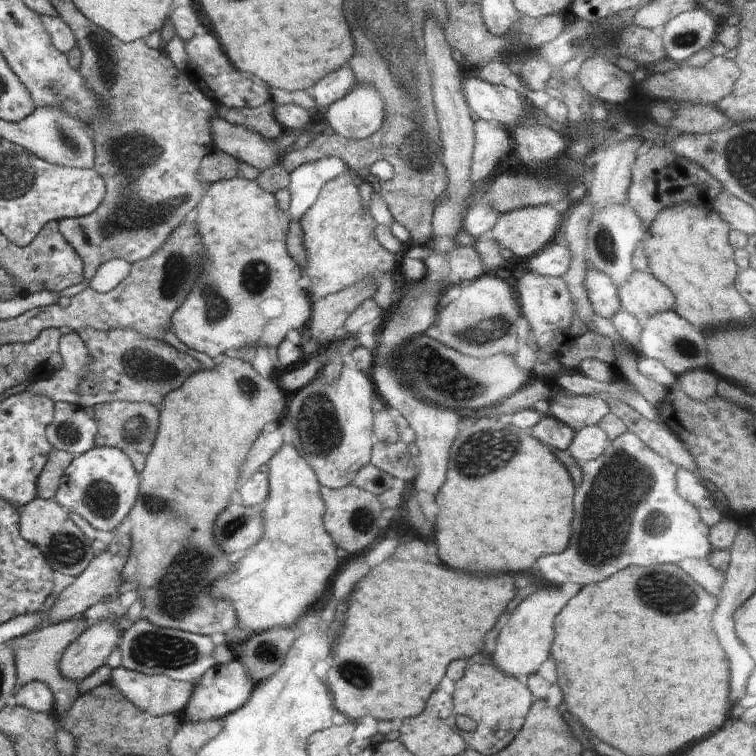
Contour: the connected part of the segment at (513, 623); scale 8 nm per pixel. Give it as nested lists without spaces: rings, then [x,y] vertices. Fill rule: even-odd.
[[[547,586],[544,590],[538,589],[526,597],[518,606],[514,614],[504,624],[500,632],[498,646],[494,650],[494,664],[505,675],[515,677],[530,674],[538,668],[538,664],[550,656],[550,646],[554,640],[554,618],[556,614],[568,604],[568,596],[558,586]]]

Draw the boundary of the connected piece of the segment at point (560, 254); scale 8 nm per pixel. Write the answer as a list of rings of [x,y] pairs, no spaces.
[[[552,242],[528,260],[528,268],[547,277],[562,277],[566,274],[571,262],[569,248]]]

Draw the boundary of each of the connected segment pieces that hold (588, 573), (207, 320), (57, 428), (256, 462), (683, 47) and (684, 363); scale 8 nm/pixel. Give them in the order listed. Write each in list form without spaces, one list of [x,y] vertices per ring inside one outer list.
[[[626,431],[608,443],[606,450],[594,460],[583,464],[582,486],[576,490],[574,506],[576,516],[572,520],[572,538],[568,548],[558,556],[544,556],[536,562],[538,574],[550,584],[566,584],[562,578],[574,584],[600,582],[614,572],[628,566],[656,566],[678,564],[686,559],[708,559],[712,551],[709,526],[700,518],[698,510],[688,504],[676,490],[677,468],[671,460],[648,448],[633,432]]]
[[[243,176],[216,181],[197,204],[194,222],[205,251],[205,263],[192,292],[171,318],[172,331],[188,348],[216,356],[230,348],[242,348],[254,342],[278,346],[288,330],[300,330],[308,322],[310,300],[296,284],[300,268],[288,256],[286,246],[291,219],[287,212],[278,208],[274,194]]]
[[[58,401],[55,403],[52,422],[45,433],[53,449],[77,457],[94,446],[97,432],[97,422],[86,414],[84,407]]]
[[[276,428],[276,430],[264,430],[262,436],[252,444],[248,456],[246,456],[246,462],[242,464],[242,474],[248,476],[250,472],[254,474],[262,464],[266,464],[274,452],[278,452],[278,448],[284,444],[284,438],[282,438],[282,432]]]
[[[700,6],[668,20],[658,31],[666,58],[679,65],[686,64],[692,55],[716,42],[717,22]]]
[[[674,309],[656,311],[640,320],[638,354],[659,360],[670,369],[678,378],[683,372],[692,369],[704,368],[708,364],[704,334],[683,316],[676,314]]]

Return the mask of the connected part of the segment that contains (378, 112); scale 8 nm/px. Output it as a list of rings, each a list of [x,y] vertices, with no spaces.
[[[354,83],[348,94],[328,106],[332,132],[344,138],[364,140],[378,132],[387,116],[385,102],[370,83]]]

